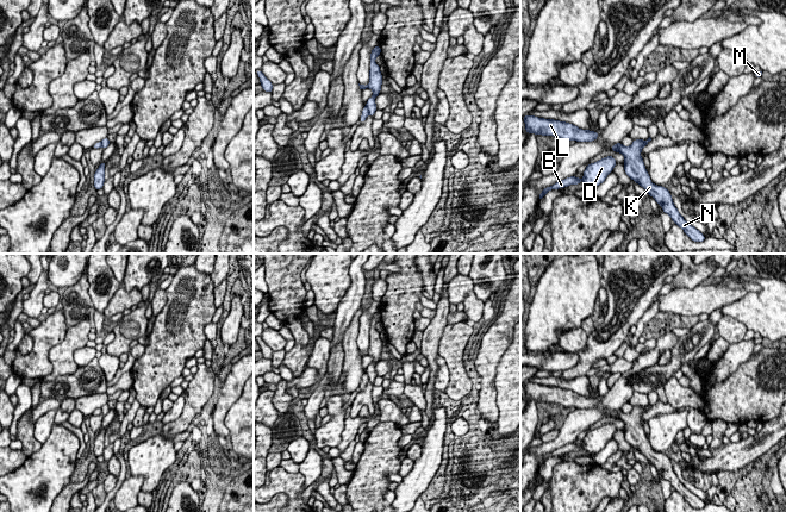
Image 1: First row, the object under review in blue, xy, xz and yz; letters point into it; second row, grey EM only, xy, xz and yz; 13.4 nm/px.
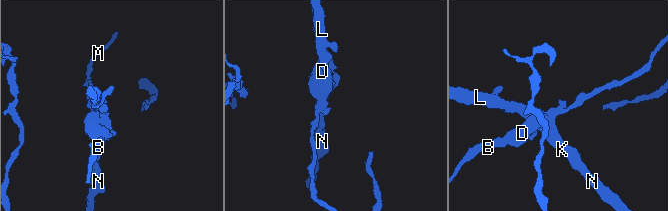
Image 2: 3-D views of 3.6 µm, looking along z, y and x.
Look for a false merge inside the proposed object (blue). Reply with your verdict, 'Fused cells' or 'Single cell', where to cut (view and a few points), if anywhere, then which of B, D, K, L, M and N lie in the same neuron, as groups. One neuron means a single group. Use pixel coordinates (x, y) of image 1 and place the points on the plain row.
Fused cells. Split along xz (366, 373), (369, 380). Groups: B D M / K L N

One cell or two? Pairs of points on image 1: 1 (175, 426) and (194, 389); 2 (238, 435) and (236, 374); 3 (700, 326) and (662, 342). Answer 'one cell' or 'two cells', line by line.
1: one cell
2: two cells
3: two cells

